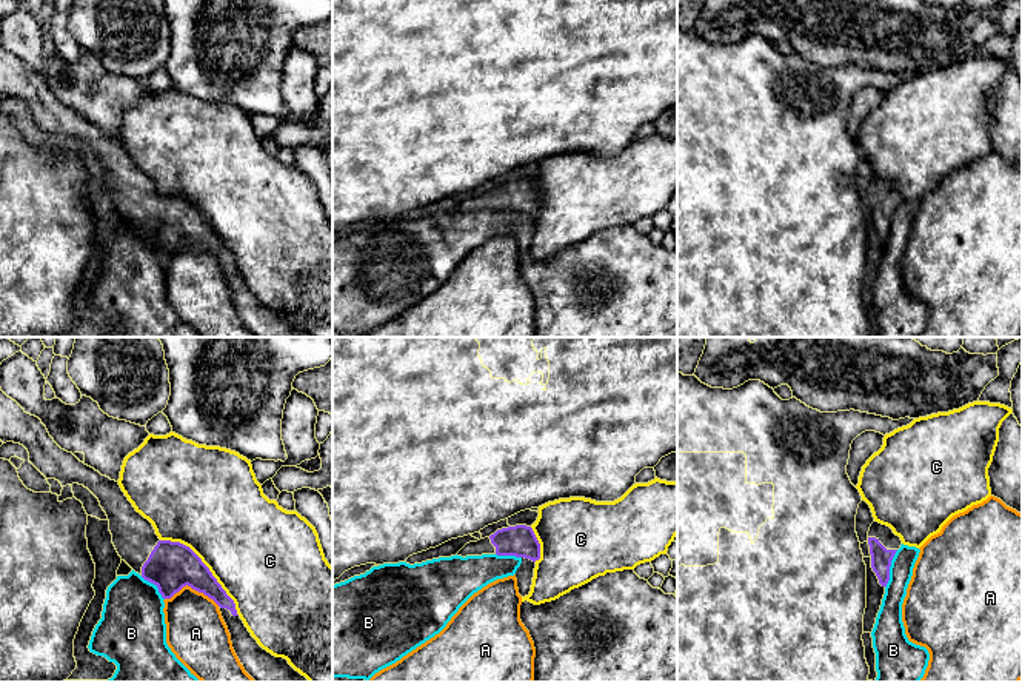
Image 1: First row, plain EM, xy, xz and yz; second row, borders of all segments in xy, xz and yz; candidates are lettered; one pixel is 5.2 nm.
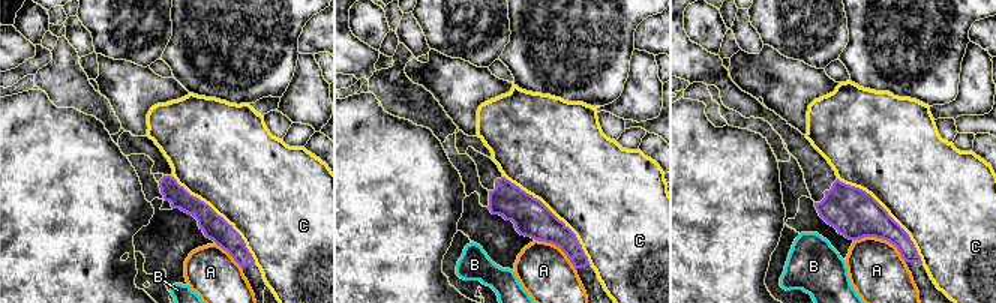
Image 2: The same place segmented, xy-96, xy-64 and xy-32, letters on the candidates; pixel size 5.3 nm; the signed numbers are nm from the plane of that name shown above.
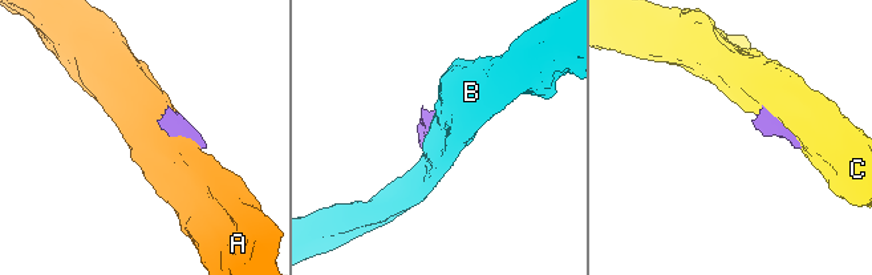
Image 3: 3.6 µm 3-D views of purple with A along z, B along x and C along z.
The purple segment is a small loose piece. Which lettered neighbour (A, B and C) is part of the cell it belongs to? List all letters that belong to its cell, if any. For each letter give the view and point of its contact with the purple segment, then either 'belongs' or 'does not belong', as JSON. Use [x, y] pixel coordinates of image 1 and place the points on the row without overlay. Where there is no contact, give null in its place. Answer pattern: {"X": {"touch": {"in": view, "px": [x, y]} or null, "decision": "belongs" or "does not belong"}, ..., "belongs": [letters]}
{"A": {"touch": {"in": "xy", "px": [193, 244]}, "decision": "does not belong"}, "B": {"touch": {"in": "yz", "px": [888, 223]}, "decision": "does not belong"}, "C": {"touch": {"in": "xy", "px": [207, 222]}, "decision": "does not belong"}, "belongs": []}

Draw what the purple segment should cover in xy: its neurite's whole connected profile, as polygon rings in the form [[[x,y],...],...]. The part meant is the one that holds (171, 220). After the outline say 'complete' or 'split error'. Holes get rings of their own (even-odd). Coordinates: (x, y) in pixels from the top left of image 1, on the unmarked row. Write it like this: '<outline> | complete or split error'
[[[2,43],[0,95],[23,100],[29,117],[46,134],[55,134],[62,142],[78,139],[88,143],[108,171],[112,199],[122,216],[154,239],[163,254],[171,254],[186,240],[212,254],[219,260],[240,319],[256,337],[309,337],[286,314],[272,311],[257,299],[237,269],[234,256],[189,202],[160,196],[152,179],[135,166],[119,137],[62,105],[42,75],[28,69]]] | split error

